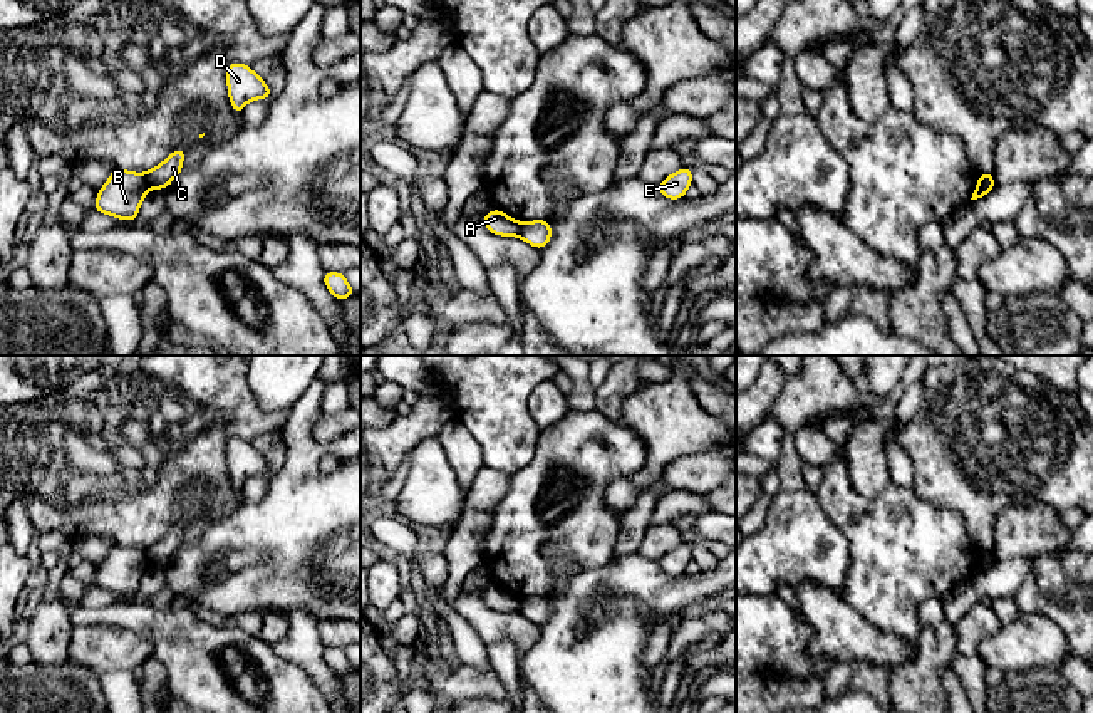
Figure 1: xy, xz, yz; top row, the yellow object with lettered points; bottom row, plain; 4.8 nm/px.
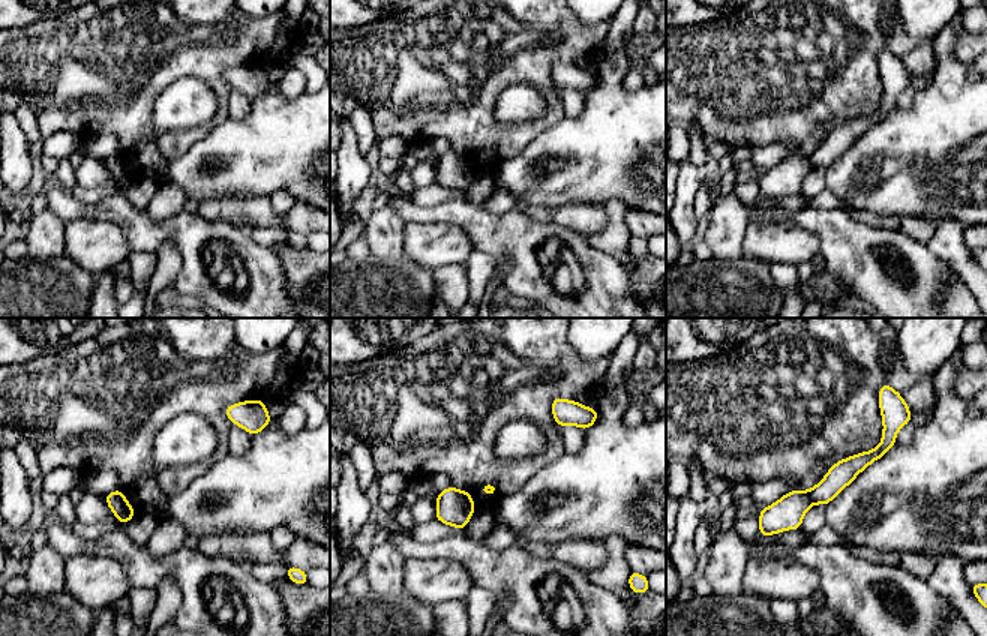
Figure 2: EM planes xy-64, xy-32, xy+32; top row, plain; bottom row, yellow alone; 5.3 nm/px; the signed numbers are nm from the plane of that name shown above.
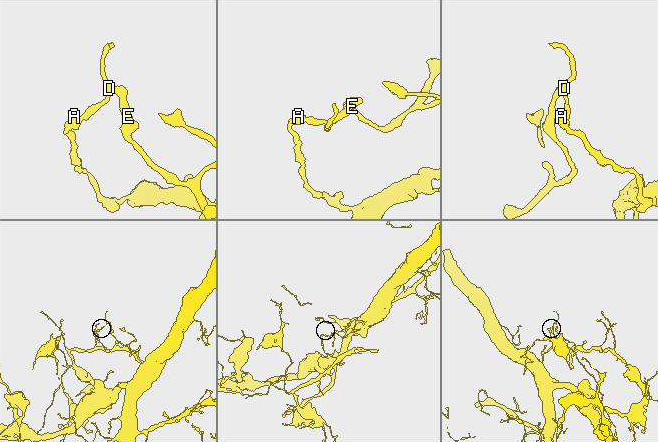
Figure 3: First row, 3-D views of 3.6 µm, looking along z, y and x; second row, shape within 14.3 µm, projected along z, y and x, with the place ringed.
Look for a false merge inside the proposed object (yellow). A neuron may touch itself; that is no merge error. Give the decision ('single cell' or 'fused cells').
fused cells

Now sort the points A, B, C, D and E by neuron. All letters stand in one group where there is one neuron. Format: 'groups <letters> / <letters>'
groups A B / C D E

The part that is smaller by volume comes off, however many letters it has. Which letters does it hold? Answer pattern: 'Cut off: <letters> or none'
Cut off: A, B

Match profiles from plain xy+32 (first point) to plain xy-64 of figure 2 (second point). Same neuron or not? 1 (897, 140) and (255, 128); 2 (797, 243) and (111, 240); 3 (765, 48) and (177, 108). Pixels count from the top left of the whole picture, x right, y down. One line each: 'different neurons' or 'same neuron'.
1: same neuron
2: same neuron
3: different neurons

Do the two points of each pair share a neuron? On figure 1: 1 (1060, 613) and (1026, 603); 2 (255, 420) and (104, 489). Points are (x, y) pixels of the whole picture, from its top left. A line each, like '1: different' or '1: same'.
1: same
2: same

